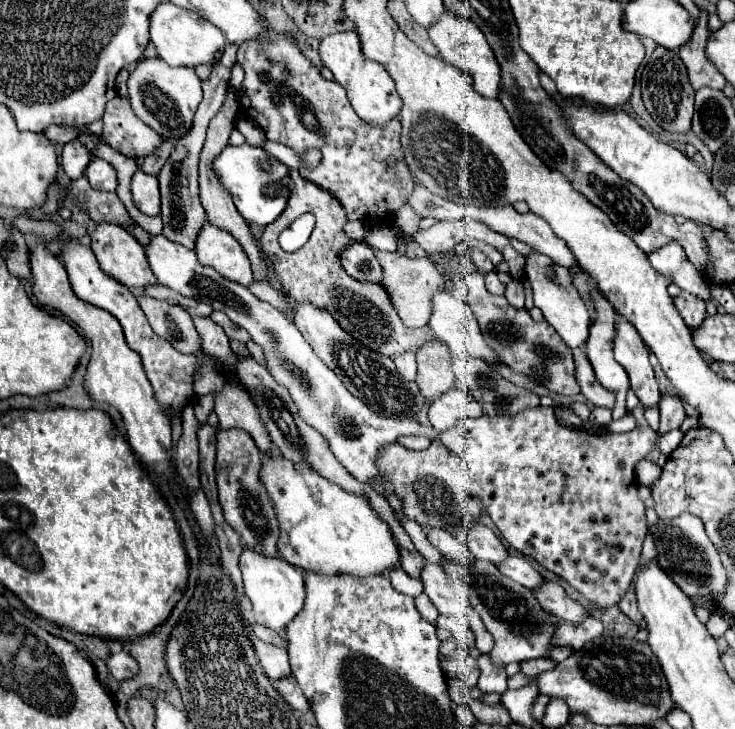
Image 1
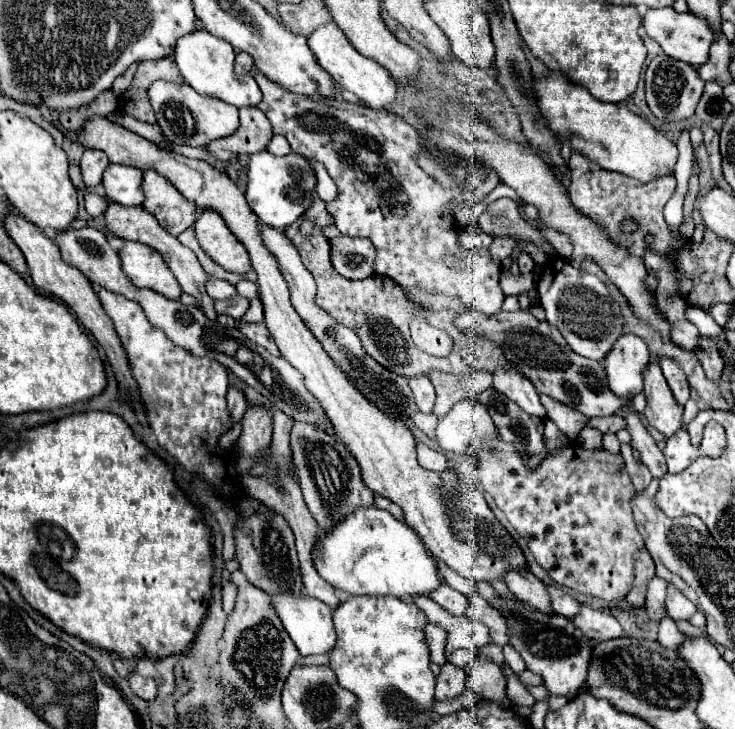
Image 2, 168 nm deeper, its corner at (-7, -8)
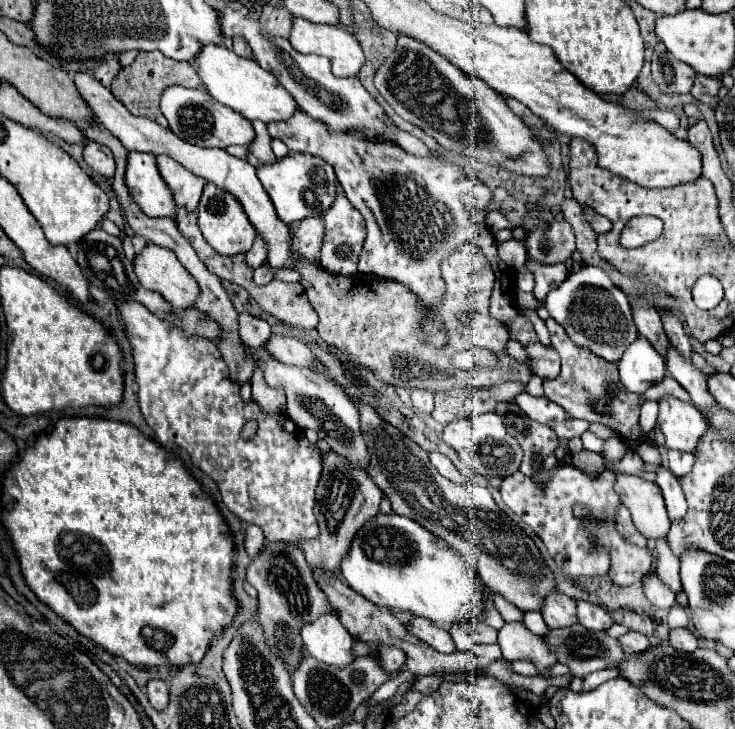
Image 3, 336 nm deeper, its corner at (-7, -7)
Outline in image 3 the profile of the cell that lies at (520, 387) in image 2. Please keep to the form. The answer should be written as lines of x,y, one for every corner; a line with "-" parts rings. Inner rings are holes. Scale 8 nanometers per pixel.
520,393
514,397
514,403
536,423
550,425
558,437
566,437
566,439
580,437
590,427
590,423
582,419
568,421
566,411
560,405
548,401
546,397
538,399
538,397
532,397
530,393

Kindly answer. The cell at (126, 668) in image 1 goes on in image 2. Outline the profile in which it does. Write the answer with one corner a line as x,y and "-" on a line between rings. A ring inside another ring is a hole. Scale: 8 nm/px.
132,674
128,678
128,682
130,682
130,688
134,690
134,694
138,698
142,698
142,700
154,700
156,698
158,688
156,688
156,682
152,678
144,678
140,674

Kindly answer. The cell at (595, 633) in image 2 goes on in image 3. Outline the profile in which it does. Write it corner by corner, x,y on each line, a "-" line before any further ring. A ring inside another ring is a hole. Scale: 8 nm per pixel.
628,631
626,635
618,637
618,643
620,643
624,655
632,655
636,651
646,651
650,647
648,637
642,633
636,633
636,631

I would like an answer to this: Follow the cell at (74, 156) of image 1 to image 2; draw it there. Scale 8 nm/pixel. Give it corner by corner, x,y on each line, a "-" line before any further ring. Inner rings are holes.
86,150
80,160
80,166
86,186
98,186
102,182
104,170
110,166
110,160
100,150

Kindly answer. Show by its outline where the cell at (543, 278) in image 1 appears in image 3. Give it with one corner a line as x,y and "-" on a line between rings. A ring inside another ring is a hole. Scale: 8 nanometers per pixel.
582,267
580,271
570,271
568,277
546,295
544,307
548,309
550,317
568,331
568,337
578,347
588,349
610,363
620,361
620,355
638,337
626,295
598,267

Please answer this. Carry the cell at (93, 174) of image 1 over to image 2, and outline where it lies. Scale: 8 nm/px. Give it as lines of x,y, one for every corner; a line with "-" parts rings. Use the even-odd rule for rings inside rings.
110,164
102,180
106,196
122,206
142,206
142,176
144,172
140,168
132,168
128,164

